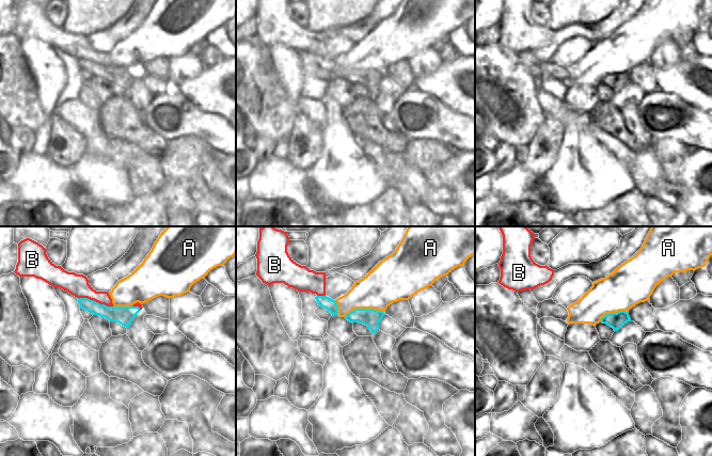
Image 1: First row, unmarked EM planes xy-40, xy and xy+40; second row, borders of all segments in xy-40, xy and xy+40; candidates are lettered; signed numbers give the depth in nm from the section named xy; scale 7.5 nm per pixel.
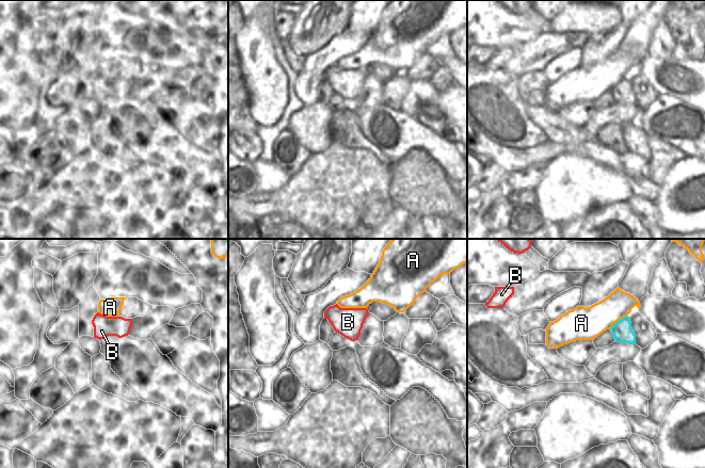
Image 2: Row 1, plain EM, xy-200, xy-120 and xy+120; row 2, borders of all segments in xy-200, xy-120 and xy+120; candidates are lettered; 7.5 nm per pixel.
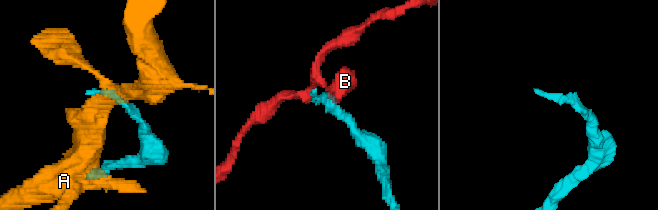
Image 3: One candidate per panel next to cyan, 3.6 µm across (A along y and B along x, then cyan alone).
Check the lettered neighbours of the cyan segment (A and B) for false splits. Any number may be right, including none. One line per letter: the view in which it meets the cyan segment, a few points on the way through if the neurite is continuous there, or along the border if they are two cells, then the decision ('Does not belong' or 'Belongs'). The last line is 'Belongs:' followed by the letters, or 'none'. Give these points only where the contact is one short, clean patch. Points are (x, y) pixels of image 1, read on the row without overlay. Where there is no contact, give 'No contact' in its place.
A: Touches cyan in xy. Does not belong
B: Touches cyan in xy-40. Boundary: xy-40 (78, 58), (86, 58), (107, 66), (113, 66). Does not belong
Belongs: none.

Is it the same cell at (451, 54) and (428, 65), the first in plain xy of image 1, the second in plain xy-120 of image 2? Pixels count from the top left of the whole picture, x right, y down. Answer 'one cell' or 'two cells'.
two cells

